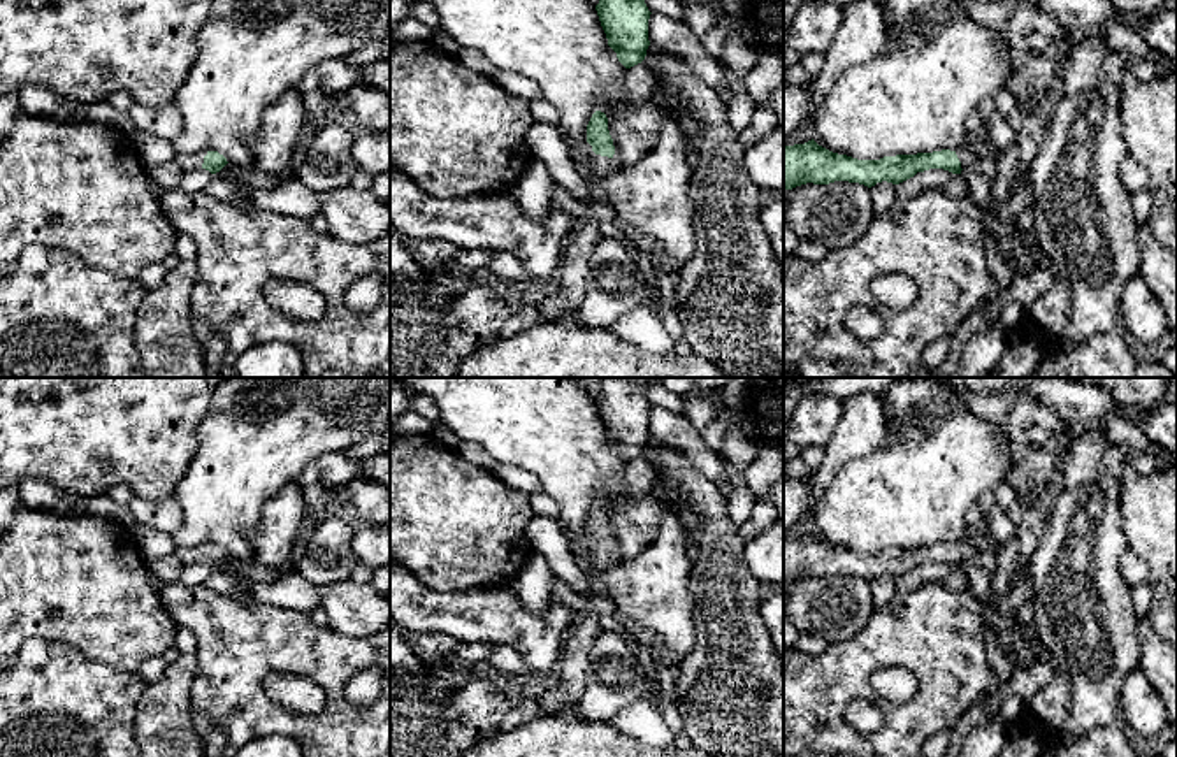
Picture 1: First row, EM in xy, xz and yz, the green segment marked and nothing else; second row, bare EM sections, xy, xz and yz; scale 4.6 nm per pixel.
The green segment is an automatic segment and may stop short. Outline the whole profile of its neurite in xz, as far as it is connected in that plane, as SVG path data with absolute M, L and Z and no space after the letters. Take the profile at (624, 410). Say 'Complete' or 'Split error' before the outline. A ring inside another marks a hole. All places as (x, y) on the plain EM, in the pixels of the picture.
Complete. M603 378L601 393L596 399L608 439L618 455L631 462L641 457L650 439L650 404L645 388L655 378Z

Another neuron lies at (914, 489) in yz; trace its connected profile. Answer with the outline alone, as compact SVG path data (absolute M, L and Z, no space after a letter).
M903 378L880 393L880 400L885 411L885 425L887 415L892 413L899 420L899 427L894 432L887 427L885 437L870 453L845 462L834 472L824 501L808 516L813 525L812 532L833 546L857 553L966 541L966 511L977 506L986 492L996 490L1012 467L1008 436L998 425L966 411L956 388L942 381Z

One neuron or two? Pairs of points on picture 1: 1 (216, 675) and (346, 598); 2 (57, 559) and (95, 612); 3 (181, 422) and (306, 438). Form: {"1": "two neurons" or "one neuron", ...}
{"1": "two neurons", "2": "one neuron", "3": "two neurons"}

